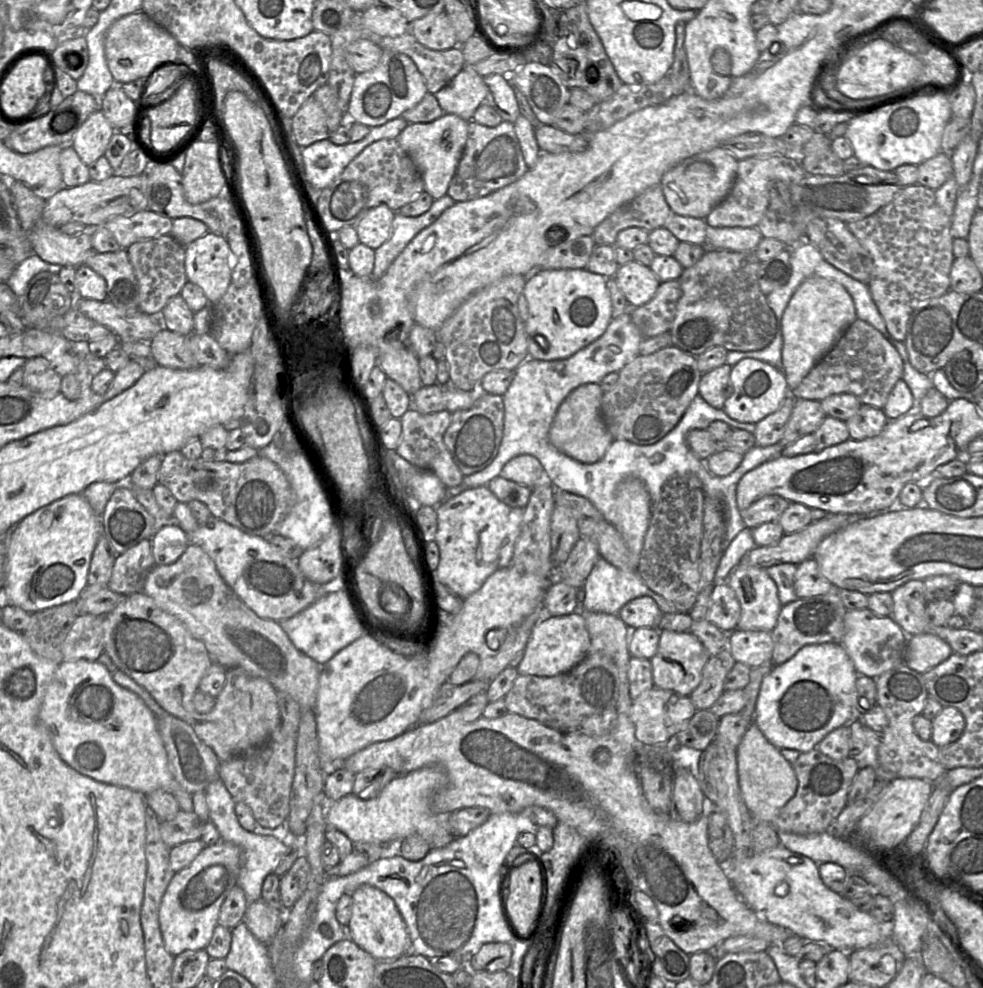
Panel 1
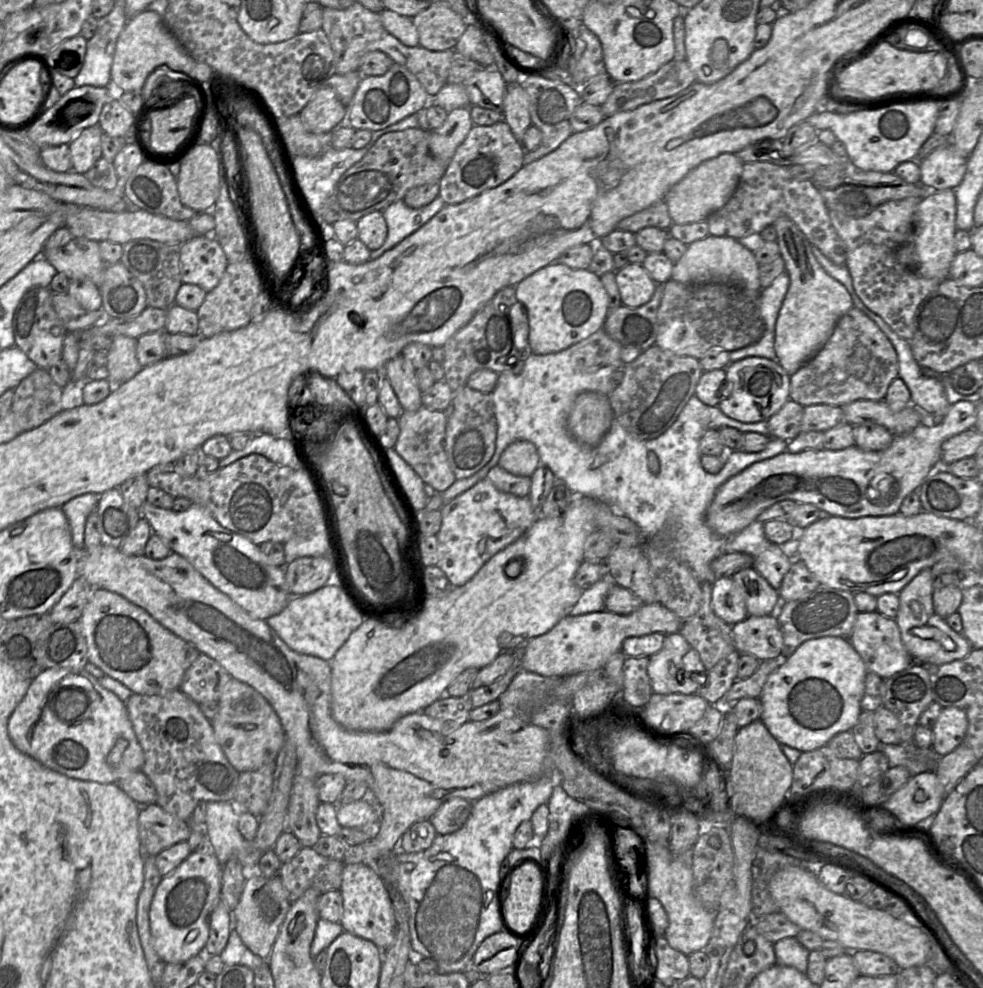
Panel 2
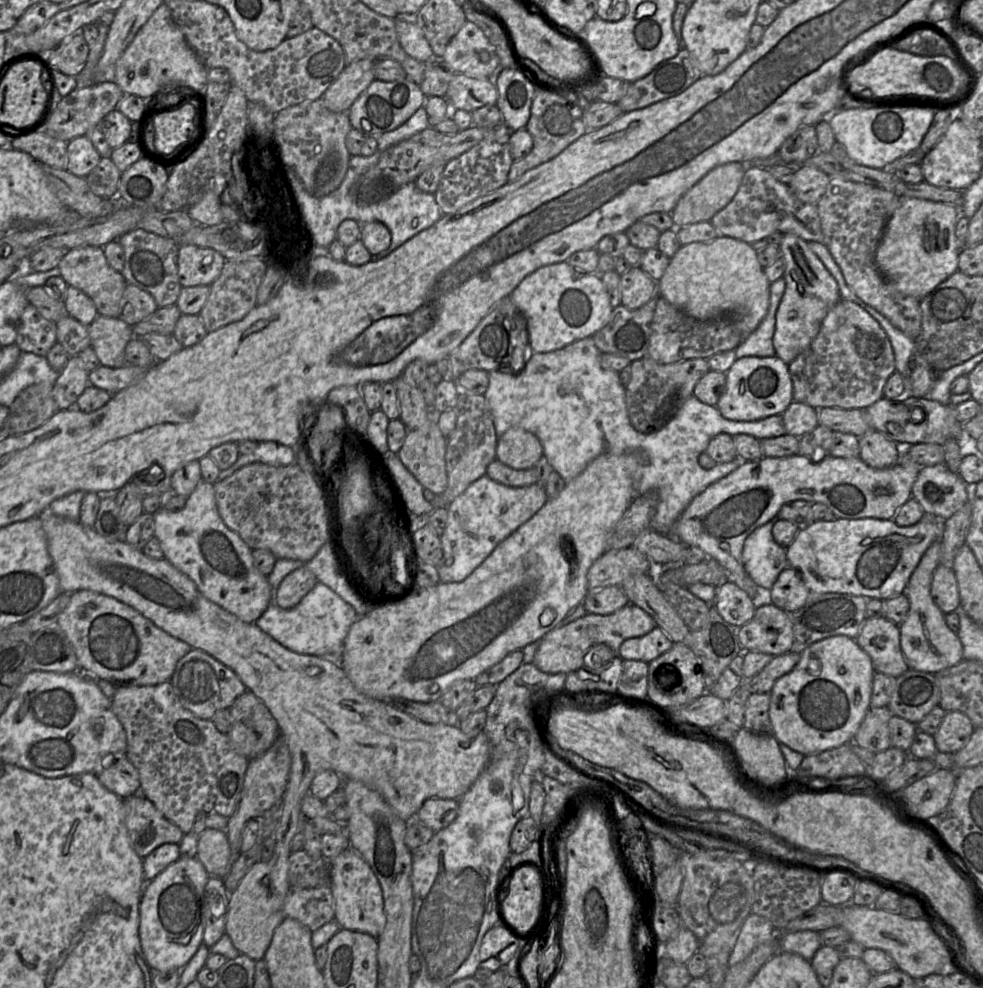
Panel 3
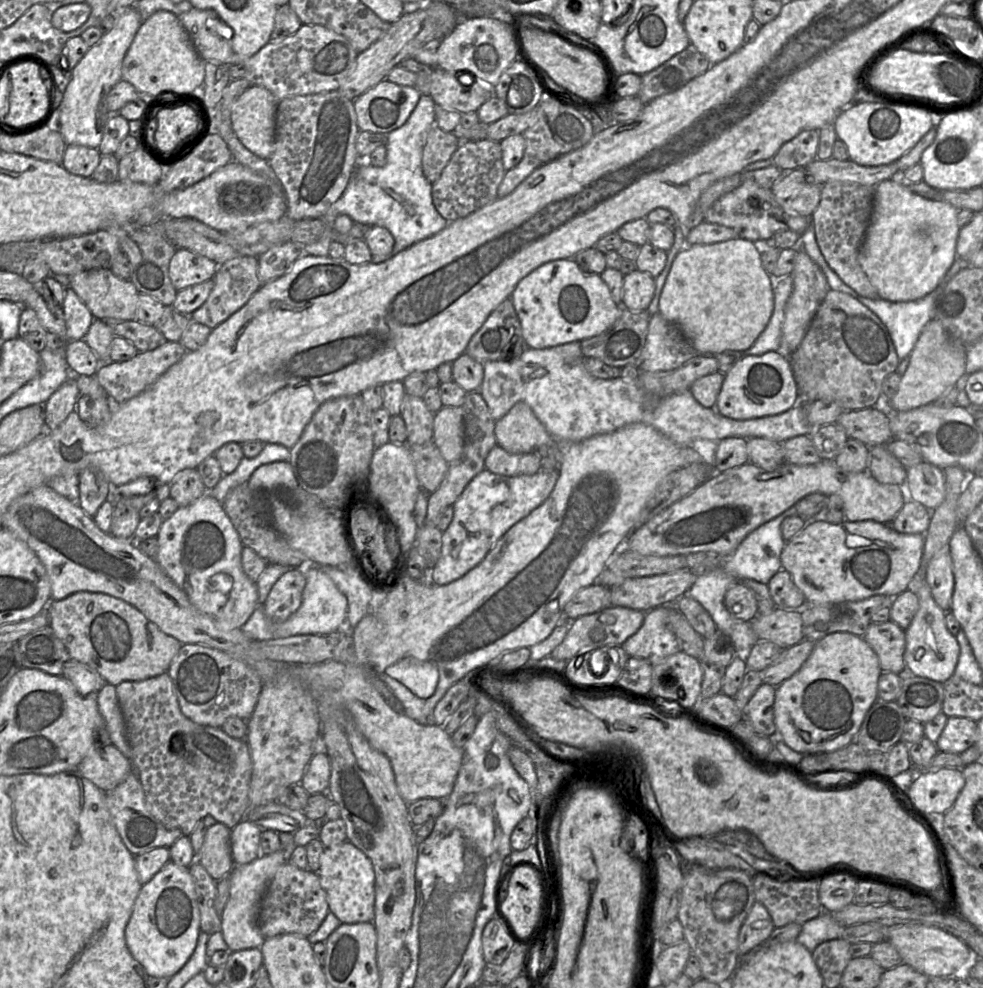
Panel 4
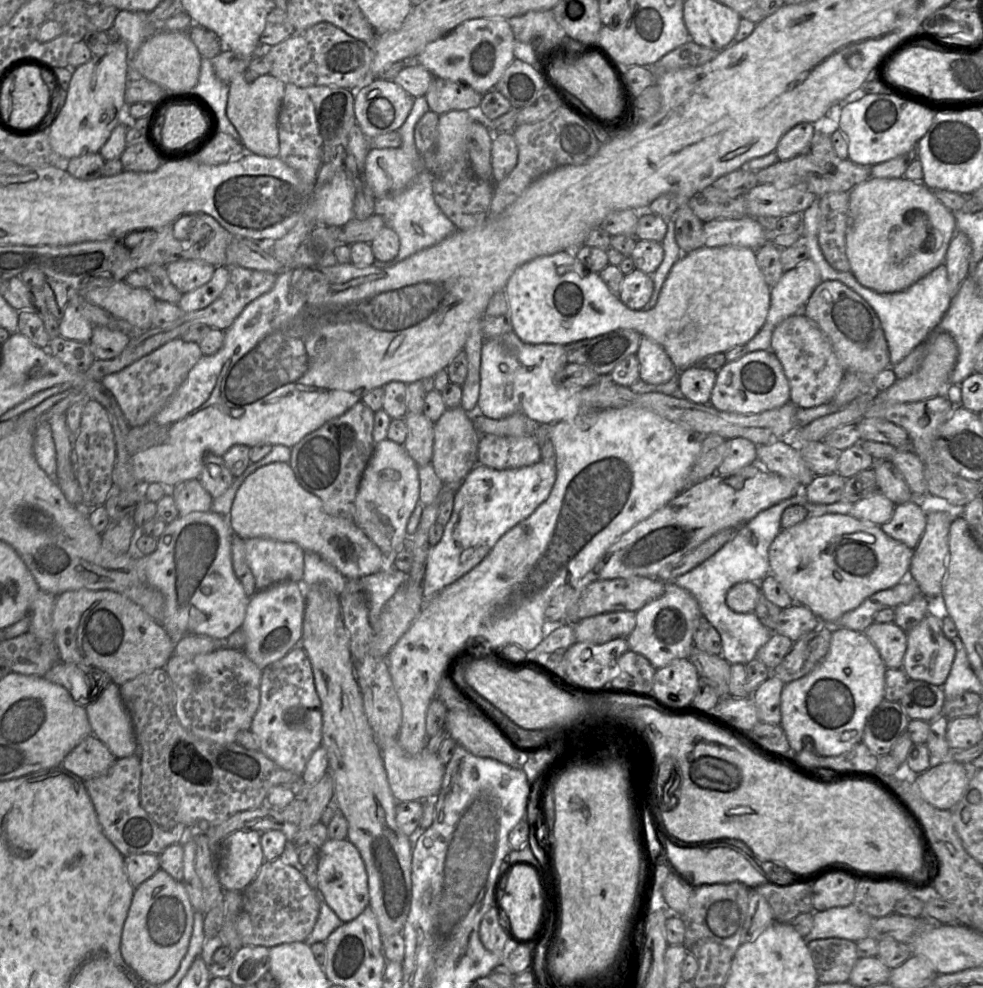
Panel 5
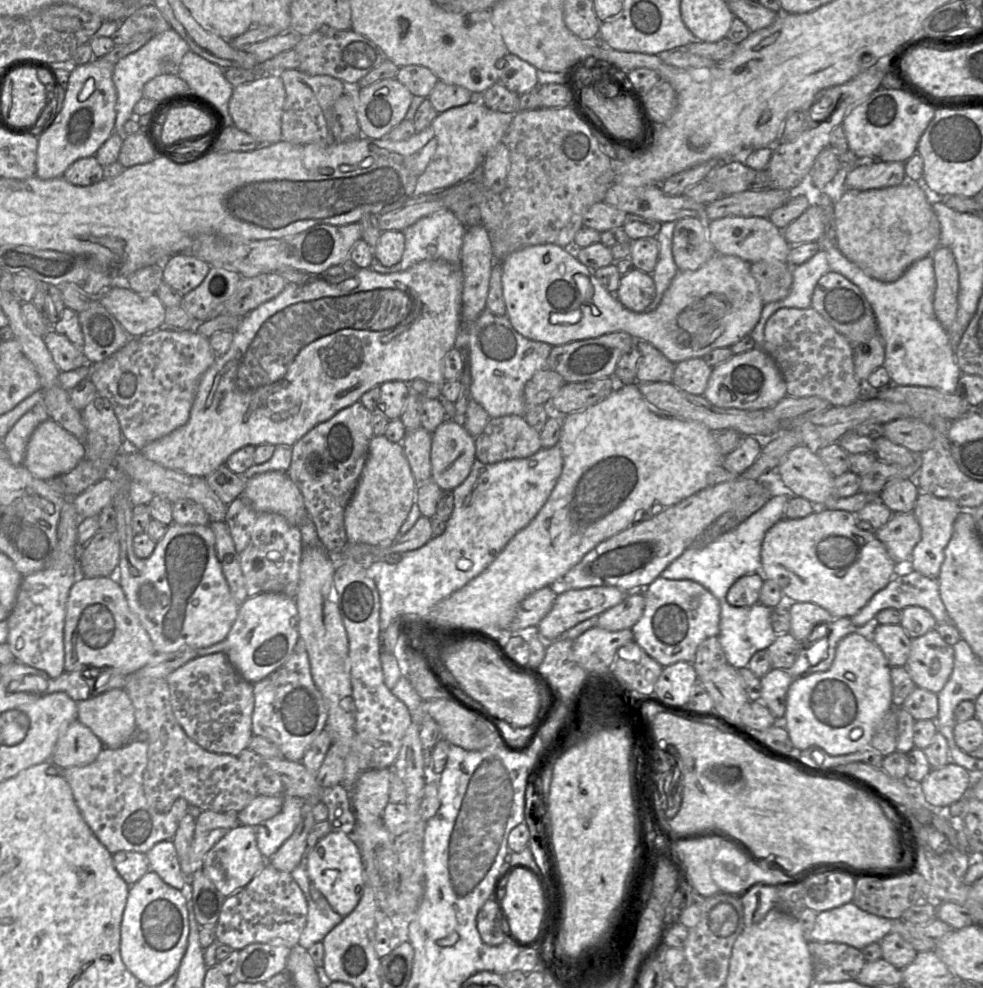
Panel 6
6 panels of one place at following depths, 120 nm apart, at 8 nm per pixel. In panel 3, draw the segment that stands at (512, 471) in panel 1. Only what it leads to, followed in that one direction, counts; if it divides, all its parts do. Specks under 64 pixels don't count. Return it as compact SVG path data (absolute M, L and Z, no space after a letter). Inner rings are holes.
M510 427L498 437L496 459L510 468L533 468L542 455L543 447L539 439L521 427Z

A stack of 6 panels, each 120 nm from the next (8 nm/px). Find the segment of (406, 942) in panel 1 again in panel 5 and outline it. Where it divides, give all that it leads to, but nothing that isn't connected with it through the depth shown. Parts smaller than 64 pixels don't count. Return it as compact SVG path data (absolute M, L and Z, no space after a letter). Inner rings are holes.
M347 838L328 839L317 849L317 854L319 859L317 892L343 923L354 920L370 904L368 875L358 849Z

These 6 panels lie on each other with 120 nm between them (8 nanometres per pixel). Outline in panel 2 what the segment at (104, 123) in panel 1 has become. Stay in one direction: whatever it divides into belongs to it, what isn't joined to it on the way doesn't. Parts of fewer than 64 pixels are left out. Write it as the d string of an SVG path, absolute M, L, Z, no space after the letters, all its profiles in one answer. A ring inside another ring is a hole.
M97 124L84 129L69 143L74 172L85 174L102 157L102 134Z

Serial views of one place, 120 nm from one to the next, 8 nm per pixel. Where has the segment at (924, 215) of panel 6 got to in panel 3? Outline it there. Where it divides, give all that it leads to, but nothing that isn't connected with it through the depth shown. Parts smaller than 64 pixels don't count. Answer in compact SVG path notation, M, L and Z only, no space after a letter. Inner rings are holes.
M899 196L899 205L888 219L875 253L883 278L899 292L922 300L958 271L960 243L955 235L959 208L926 199Z

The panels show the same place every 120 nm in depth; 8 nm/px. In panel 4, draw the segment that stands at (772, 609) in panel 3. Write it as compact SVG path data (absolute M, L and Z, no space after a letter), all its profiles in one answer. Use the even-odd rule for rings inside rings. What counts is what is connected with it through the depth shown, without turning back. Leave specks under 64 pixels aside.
M775 608L769 615L758 614L750 623L759 641L772 642L782 649L805 639L800 610Z

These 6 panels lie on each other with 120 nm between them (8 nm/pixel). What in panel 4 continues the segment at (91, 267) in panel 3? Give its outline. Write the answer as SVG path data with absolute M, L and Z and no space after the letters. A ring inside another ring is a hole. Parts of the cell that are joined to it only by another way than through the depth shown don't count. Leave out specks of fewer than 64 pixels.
M92 269L70 275L69 287L75 291L78 297L88 307L94 319L135 319L139 291L131 280L119 278L111 269Z

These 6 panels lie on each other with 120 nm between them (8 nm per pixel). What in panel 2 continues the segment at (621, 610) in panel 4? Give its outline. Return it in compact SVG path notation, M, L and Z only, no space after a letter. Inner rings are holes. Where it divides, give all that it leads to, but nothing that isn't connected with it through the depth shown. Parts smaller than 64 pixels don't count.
M659 603L643 604L626 614L606 610L577 616L565 615L543 635L529 640L518 658L519 668L545 677L565 677L585 671L602 671L606 663L619 651L626 638L651 633L669 635L679 632L683 621Z

